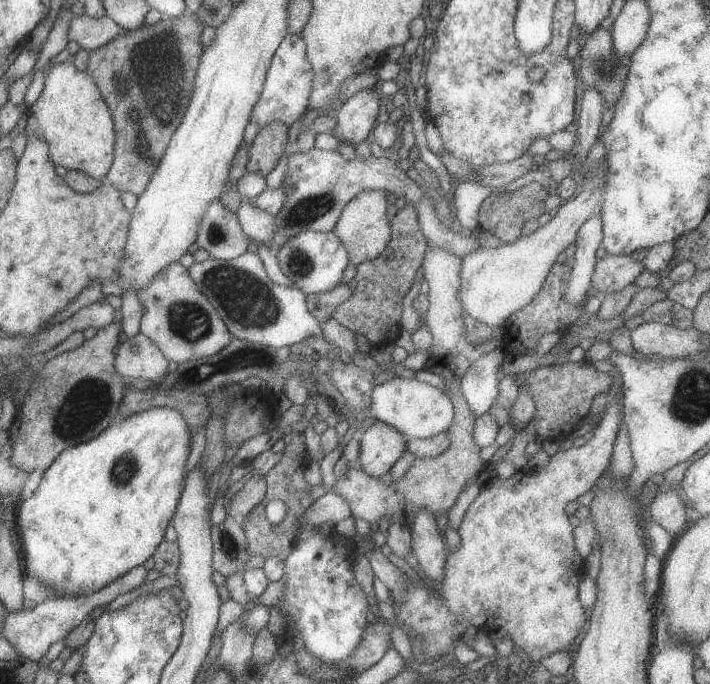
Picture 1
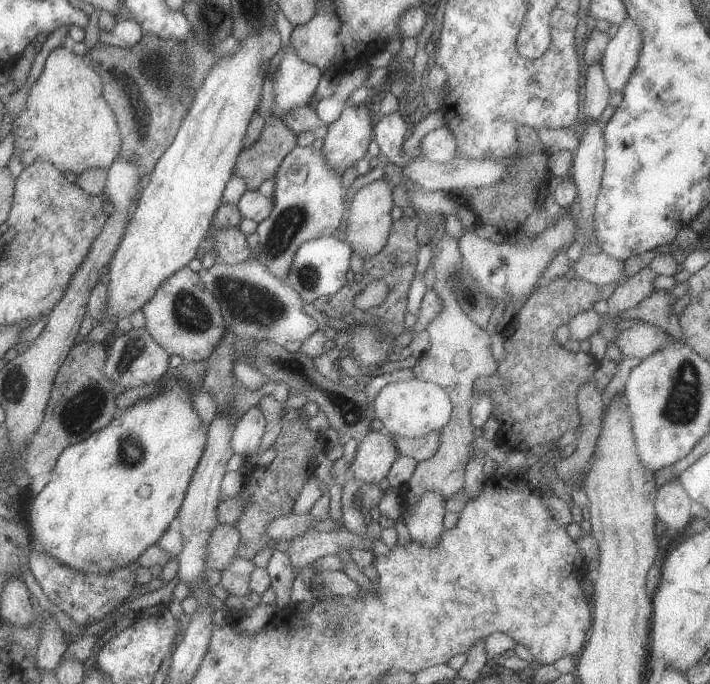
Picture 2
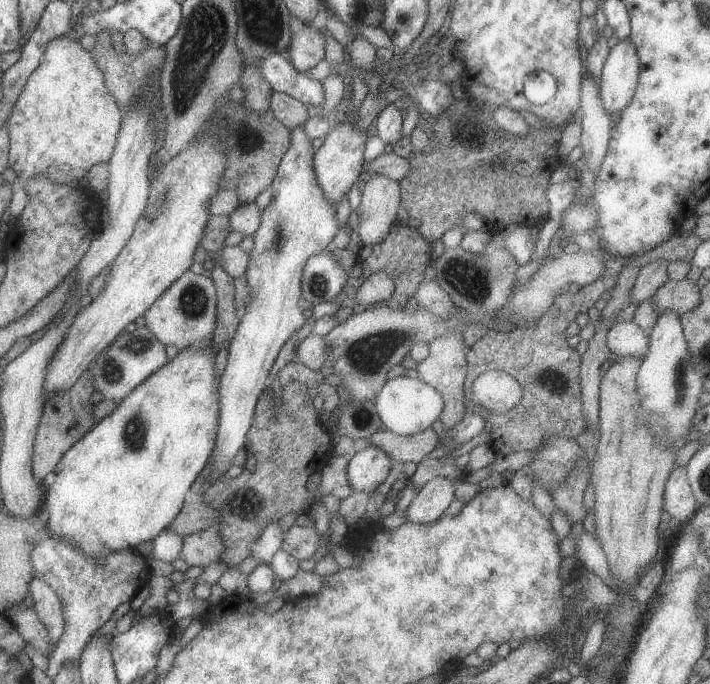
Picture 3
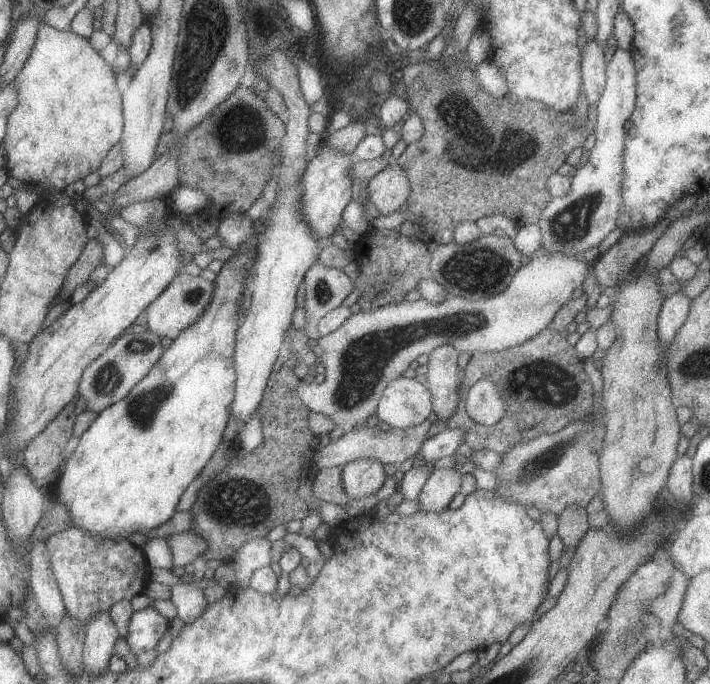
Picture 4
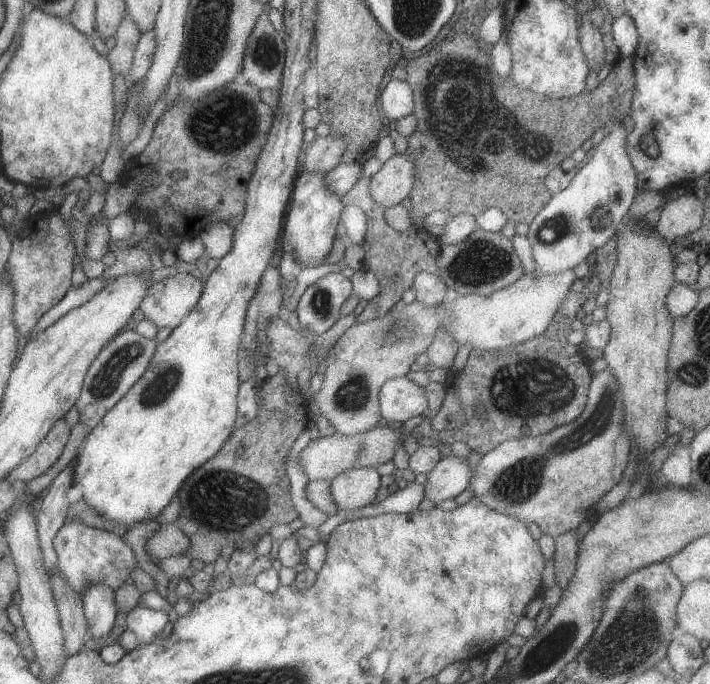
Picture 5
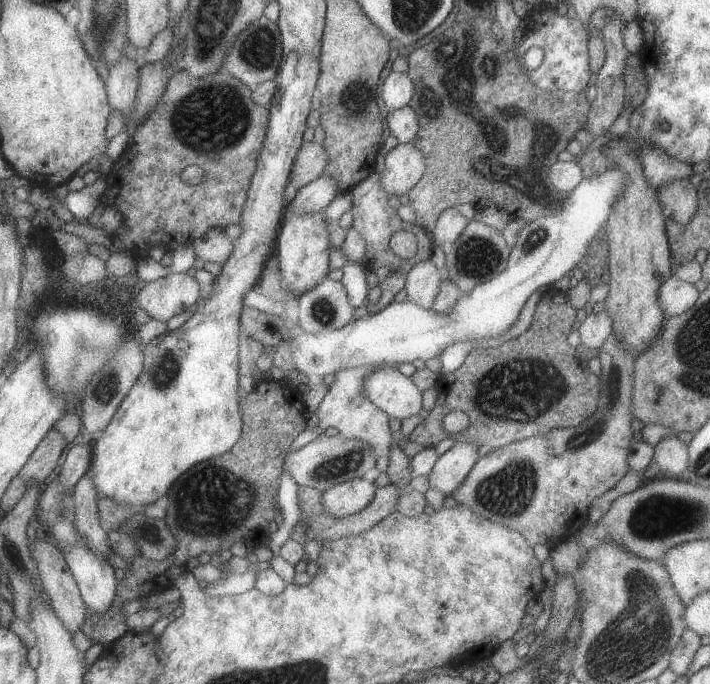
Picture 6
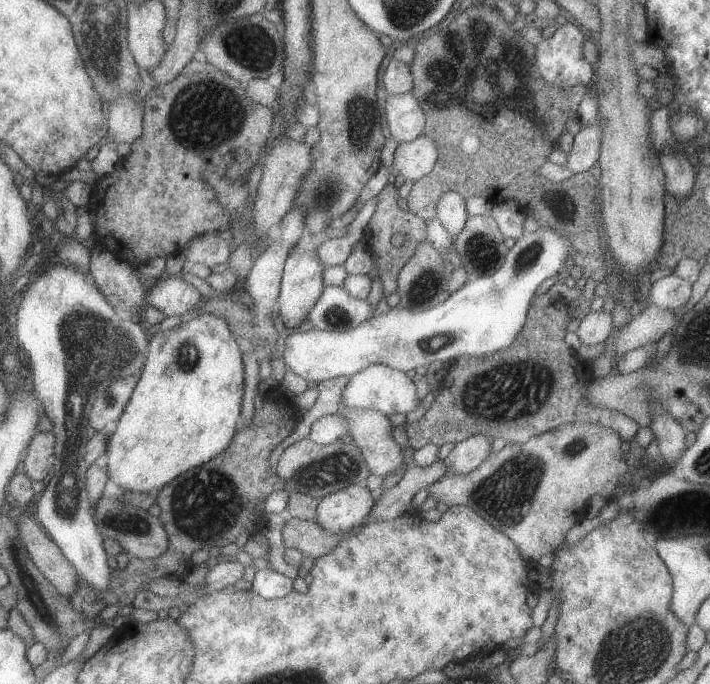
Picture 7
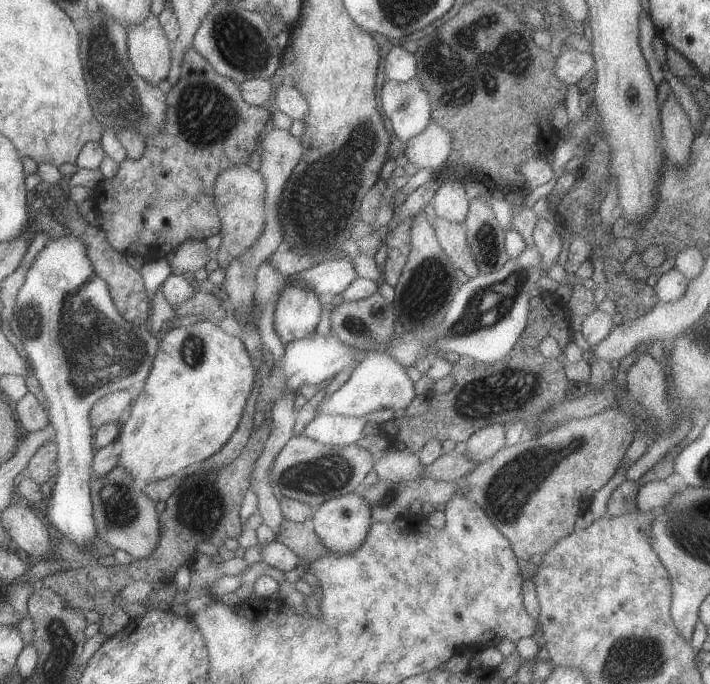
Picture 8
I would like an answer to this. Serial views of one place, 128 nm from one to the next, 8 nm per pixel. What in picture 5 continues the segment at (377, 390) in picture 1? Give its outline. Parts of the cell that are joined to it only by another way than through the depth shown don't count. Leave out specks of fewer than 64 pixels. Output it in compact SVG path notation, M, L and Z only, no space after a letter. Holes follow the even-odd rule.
M407 377L387 380L379 390L381 415L390 423L403 424L413 416L421 415L428 407L425 388Z

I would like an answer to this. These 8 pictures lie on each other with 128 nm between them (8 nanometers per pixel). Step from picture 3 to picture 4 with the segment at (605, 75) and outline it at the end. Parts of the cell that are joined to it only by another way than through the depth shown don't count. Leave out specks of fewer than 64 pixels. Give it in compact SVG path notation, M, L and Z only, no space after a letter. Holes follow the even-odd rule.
M618 48L612 60L607 64L607 79L604 92L597 104L597 118L595 120L596 141L590 151L587 163L579 165L571 174L571 189L561 197L554 197L541 212L536 223L542 235L541 253L551 257L572 257L576 252L585 252L588 248L598 246L612 230L617 228L617 220L622 210L622 183L625 175L623 169L623 154L627 135L626 122L630 120L635 109L637 97L637 70L631 51Z

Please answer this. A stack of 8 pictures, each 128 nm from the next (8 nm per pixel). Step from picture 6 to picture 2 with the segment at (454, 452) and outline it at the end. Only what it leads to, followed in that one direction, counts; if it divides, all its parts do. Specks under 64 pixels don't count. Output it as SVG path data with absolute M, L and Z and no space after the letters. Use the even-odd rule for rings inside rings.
M428 491L401 516L405 520L411 538L425 547L438 545L445 529L445 498L436 491Z

